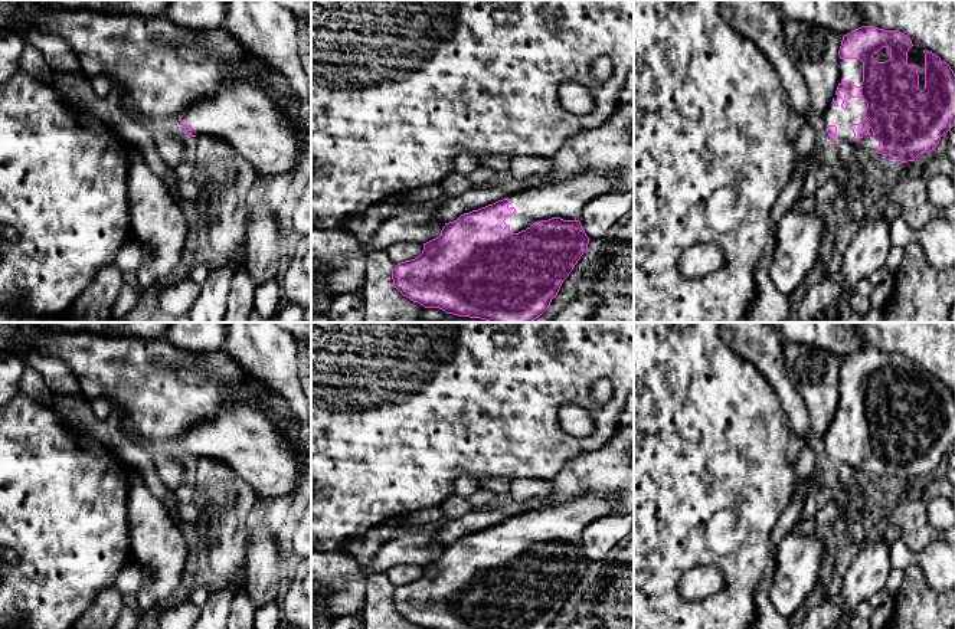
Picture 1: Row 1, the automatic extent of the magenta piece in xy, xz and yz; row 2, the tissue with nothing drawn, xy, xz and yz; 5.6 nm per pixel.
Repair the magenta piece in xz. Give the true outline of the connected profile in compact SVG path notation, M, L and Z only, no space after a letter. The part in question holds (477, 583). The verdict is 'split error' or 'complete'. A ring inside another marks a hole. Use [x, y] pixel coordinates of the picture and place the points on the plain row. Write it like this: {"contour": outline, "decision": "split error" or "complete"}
{"contour": "M582 497L568 504L546 505L507 521L461 537L445 546L438 560L423 566L422 576L392 592L395 610L406 620L423 629L549 629L563 603L588 571L586 558L579 541L582 531L614 514L612 498Z", "decision": "split error"}

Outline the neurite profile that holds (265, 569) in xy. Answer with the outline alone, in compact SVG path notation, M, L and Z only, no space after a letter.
M265 528L254 533L246 548L246 586L251 602L256 609L281 599L287 566L278 538Z

